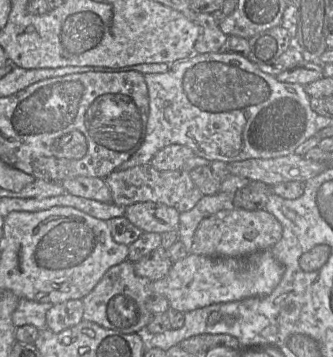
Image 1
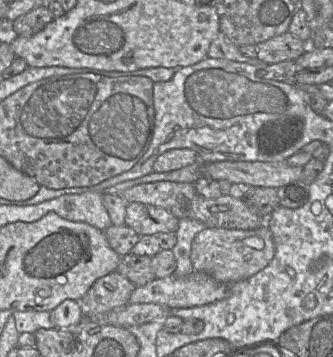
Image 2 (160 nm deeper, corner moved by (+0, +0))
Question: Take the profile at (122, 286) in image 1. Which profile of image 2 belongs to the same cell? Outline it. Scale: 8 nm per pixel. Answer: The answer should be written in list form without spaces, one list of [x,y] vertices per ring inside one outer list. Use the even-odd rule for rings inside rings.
[[[117,271],[98,278],[79,301],[83,317],[126,306],[136,286]]]

